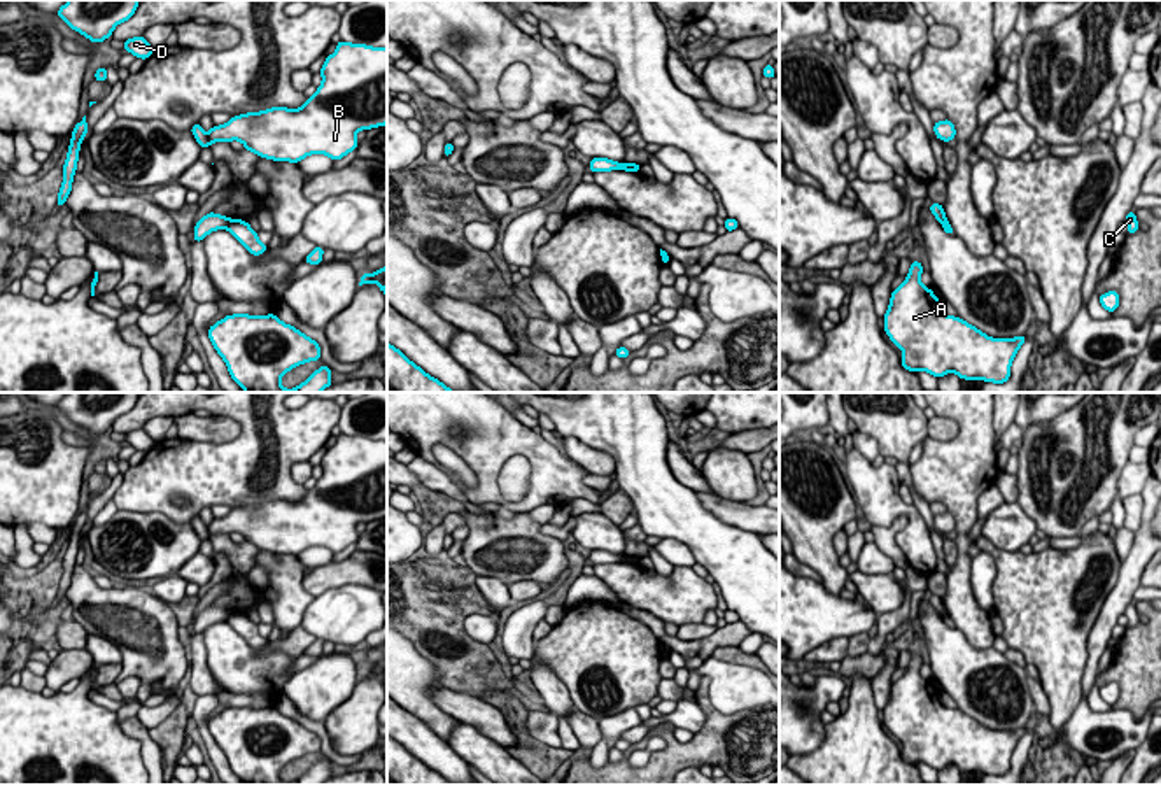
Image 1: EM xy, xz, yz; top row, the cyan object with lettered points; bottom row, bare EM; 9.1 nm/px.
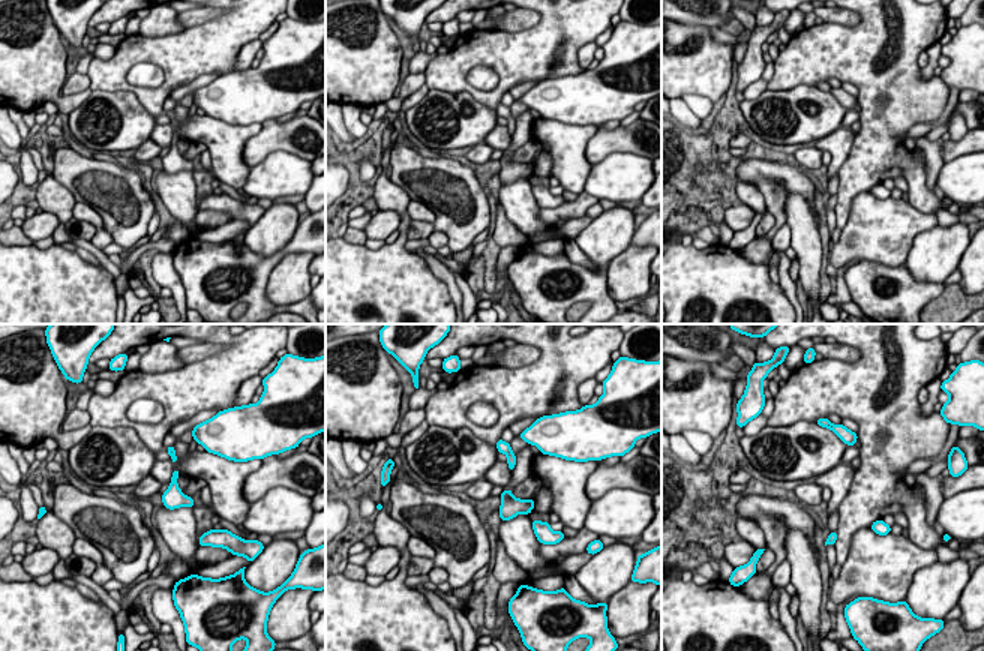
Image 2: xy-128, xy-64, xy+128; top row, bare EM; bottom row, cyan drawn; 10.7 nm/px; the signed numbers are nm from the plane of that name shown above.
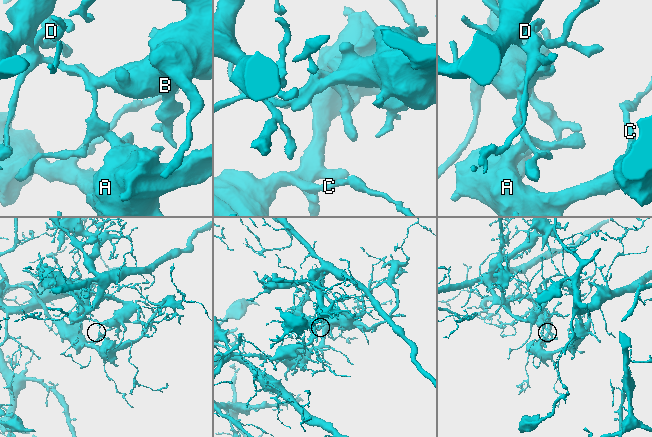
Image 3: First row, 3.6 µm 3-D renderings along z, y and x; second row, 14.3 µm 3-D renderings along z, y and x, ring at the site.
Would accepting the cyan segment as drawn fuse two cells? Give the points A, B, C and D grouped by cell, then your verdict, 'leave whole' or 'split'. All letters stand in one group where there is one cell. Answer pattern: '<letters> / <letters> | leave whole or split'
A C / B D | split

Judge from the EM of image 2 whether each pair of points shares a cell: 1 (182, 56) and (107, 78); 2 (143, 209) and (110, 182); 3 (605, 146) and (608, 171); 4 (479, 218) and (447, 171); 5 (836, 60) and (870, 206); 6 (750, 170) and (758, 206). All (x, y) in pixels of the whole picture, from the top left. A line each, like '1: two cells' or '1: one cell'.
1: one cell
2: one cell
3: two cells
4: one cell
5: two cells
6: two cells

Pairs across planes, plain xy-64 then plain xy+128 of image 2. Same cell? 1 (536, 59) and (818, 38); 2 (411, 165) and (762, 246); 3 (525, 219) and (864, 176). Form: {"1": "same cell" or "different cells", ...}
{"1": "same cell", "2": "same cell", "3": "different cells"}

